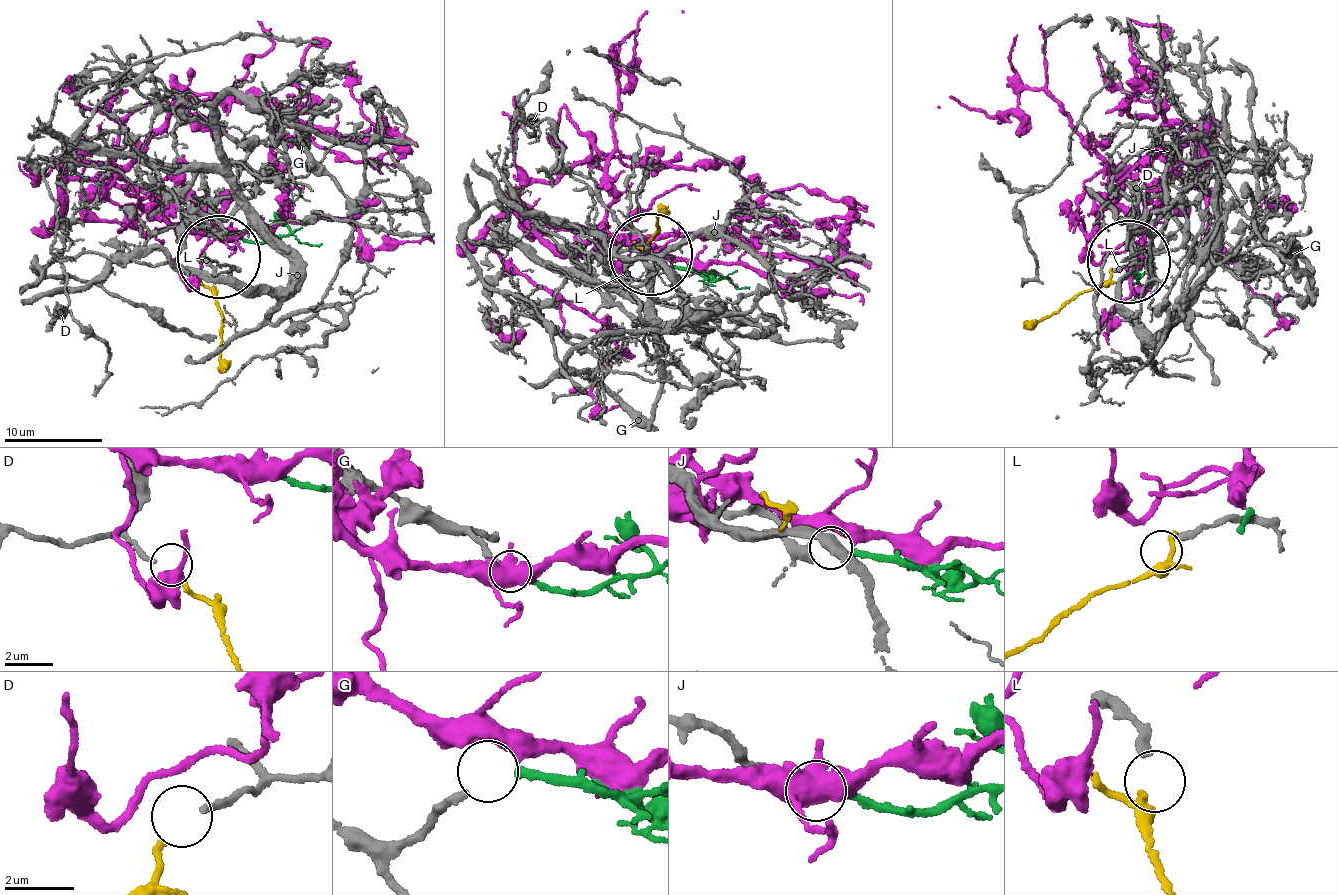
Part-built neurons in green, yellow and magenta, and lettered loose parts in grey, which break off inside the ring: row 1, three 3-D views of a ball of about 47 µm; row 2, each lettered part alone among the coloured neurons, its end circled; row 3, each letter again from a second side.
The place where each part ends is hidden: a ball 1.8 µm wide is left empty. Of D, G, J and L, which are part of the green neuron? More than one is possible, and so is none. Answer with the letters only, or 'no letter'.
J

